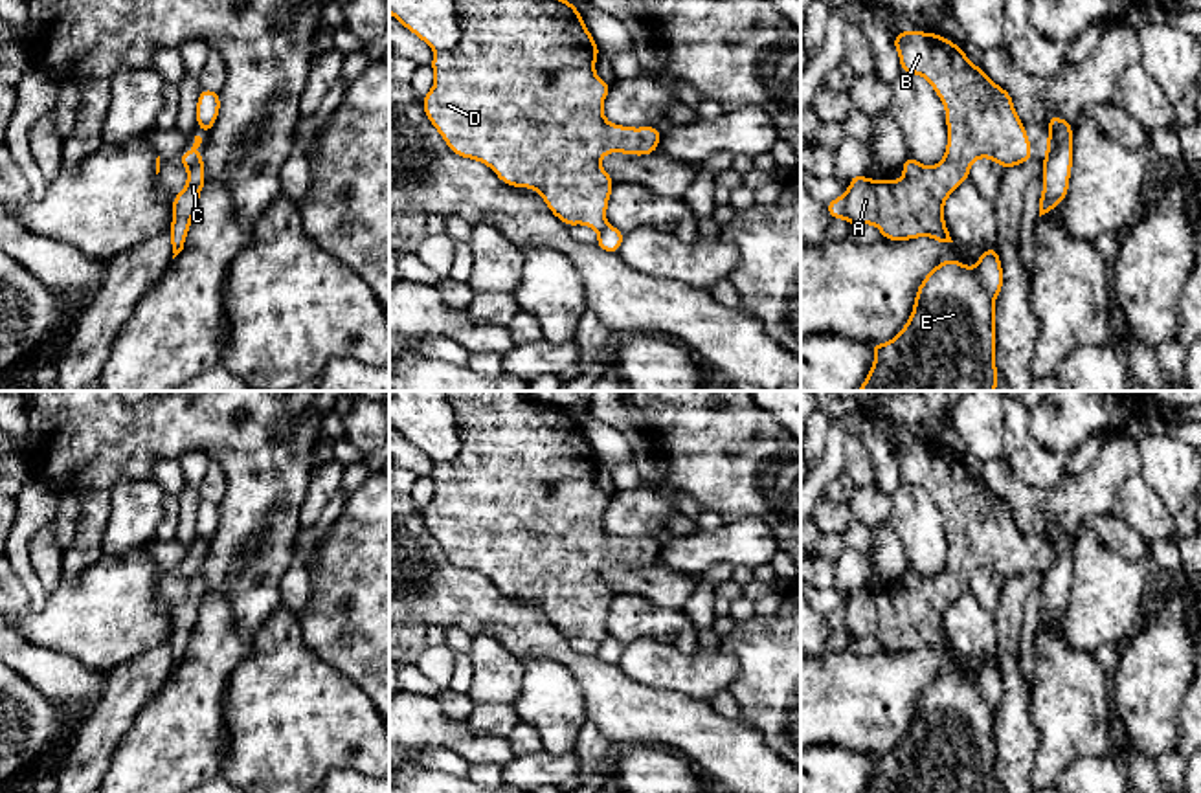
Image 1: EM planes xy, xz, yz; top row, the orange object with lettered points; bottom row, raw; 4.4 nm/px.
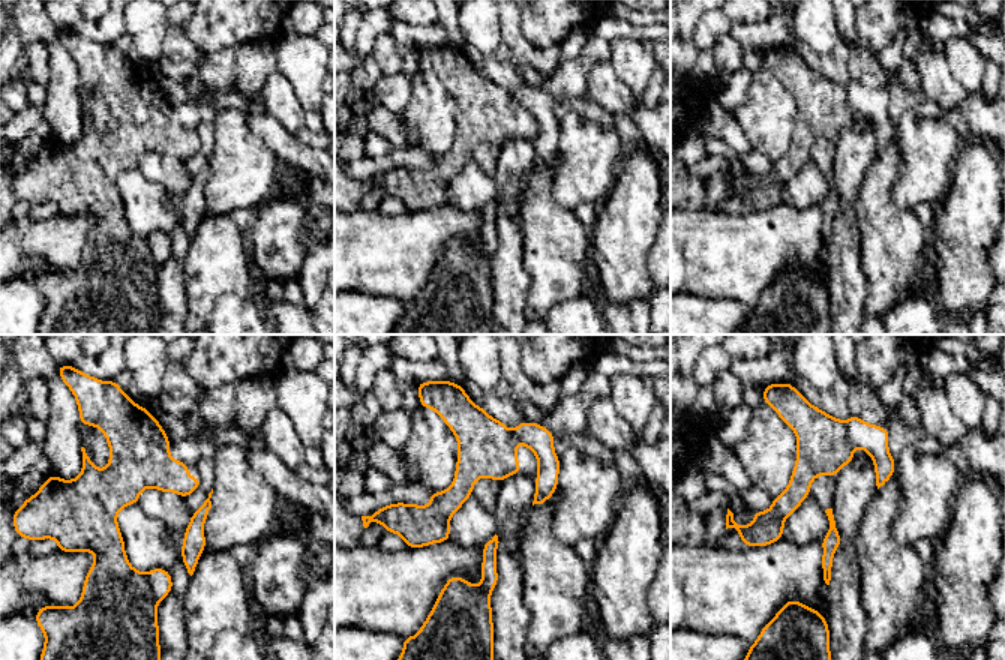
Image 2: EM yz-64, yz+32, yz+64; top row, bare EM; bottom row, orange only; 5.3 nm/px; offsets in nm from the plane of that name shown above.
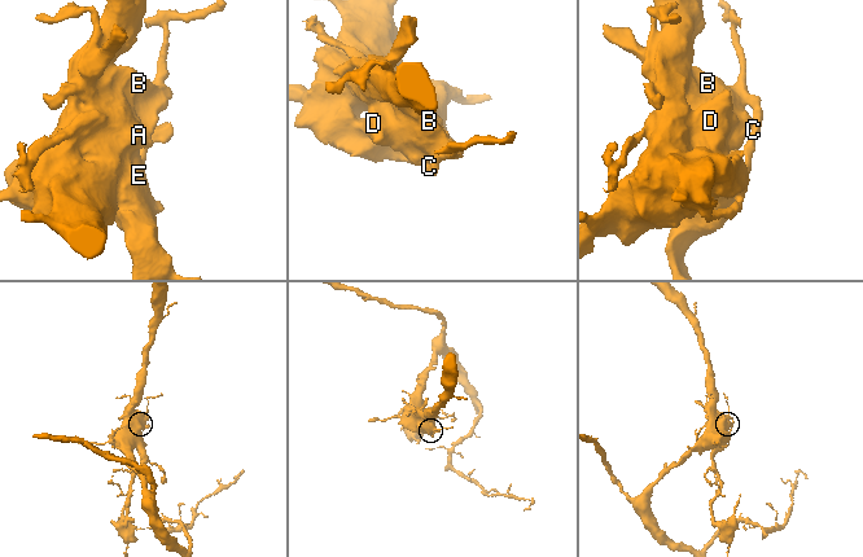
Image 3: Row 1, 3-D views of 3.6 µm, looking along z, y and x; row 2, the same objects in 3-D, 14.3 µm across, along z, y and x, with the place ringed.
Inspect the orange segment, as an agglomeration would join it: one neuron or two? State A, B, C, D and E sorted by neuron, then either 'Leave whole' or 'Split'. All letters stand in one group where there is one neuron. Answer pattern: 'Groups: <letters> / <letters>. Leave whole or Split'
Groups: A B D E / C. Split

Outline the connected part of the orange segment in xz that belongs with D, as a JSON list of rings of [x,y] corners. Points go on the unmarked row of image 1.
[[[444,391],[444,396],[455,415],[459,452],[435,463],[432,470],[435,494],[422,508],[426,529],[455,567],[485,575],[507,597],[536,600],[567,639],[584,635],[600,642],[608,635],[604,628],[615,597],[600,569],[610,564],[654,565],[661,543],[656,536],[634,540],[604,529],[602,516],[612,496],[597,488],[600,459],[569,411],[527,398],[520,391]]]

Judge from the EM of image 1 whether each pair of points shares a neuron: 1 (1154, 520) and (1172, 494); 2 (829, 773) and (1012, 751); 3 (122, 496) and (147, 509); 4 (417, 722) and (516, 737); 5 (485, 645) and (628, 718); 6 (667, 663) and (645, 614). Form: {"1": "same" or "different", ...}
{"1": "different", "2": "different", "3": "same", "4": "different", "5": "different", "6": "different"}

